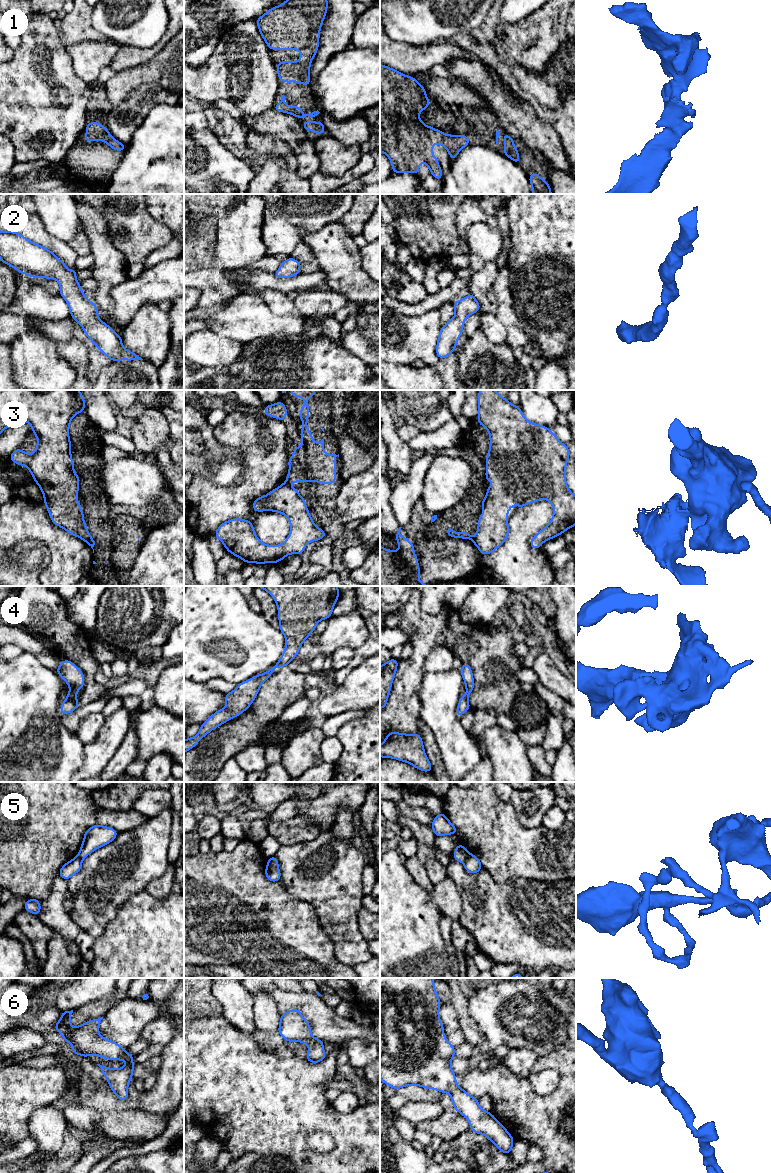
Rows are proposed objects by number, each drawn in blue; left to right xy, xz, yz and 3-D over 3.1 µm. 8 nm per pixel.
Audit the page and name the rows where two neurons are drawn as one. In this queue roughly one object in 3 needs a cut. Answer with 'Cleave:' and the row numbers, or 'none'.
Cleave: 3, 5

